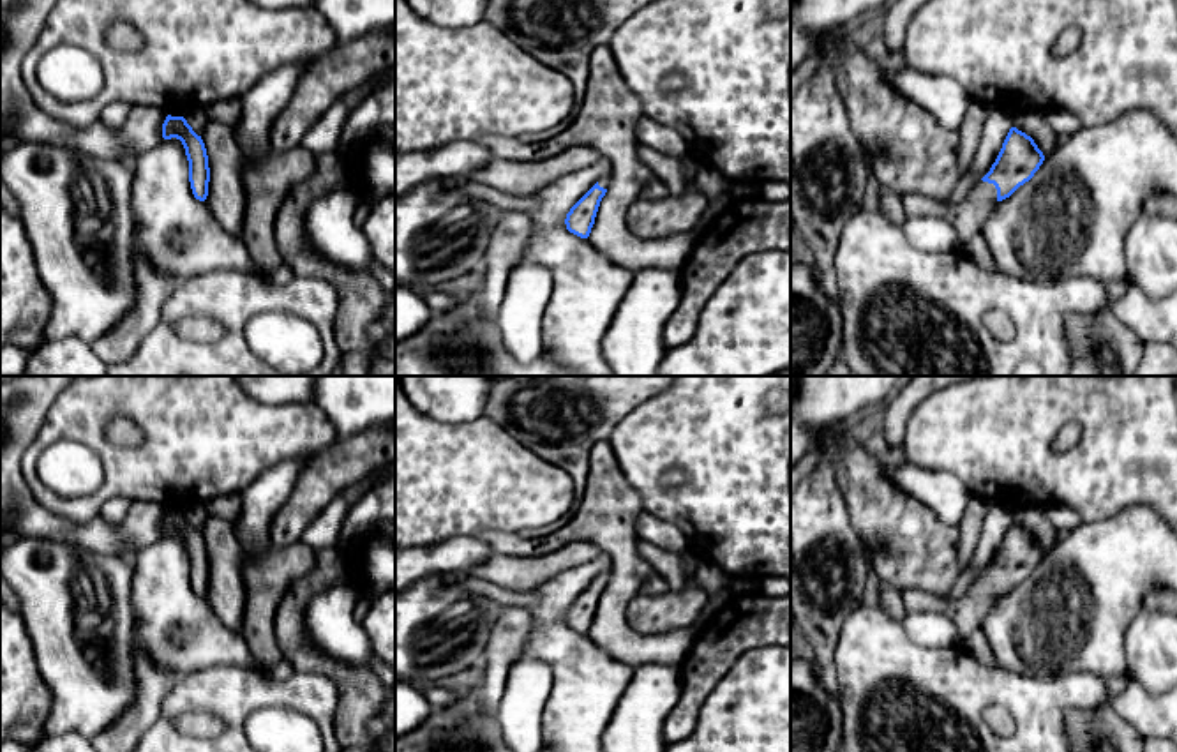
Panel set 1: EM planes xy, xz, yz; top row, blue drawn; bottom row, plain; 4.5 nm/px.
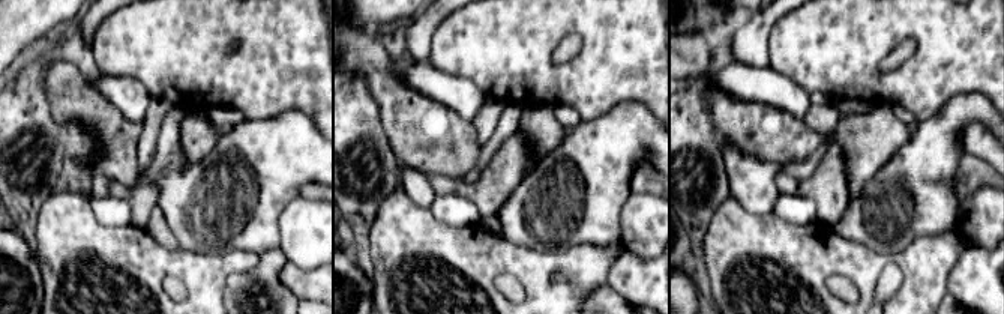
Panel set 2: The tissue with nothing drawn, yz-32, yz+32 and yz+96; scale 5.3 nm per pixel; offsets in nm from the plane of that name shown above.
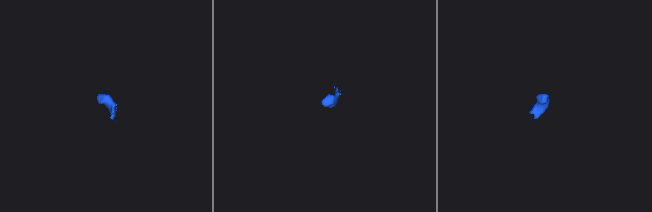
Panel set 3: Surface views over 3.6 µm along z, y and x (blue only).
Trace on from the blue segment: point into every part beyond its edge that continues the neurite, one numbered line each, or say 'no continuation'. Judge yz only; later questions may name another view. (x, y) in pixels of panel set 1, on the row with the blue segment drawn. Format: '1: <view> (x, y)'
1: yz (967, 218)

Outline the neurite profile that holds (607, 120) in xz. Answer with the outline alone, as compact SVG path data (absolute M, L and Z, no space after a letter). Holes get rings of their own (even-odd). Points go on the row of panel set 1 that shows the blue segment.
M603 44L589 56L589 79L581 109L563 132L540 143L494 134L480 136L475 143L487 147L492 157L508 161L544 161L574 147L589 147L609 157L611 180L588 240L626 270L679 272L697 245L697 231L649 240L633 235L626 224L628 208L655 178L639 159L637 124L642 117L639 97L625 85L611 46Z

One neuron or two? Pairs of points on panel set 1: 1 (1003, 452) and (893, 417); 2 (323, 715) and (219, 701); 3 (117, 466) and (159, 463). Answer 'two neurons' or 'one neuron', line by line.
1: two neurons
2: one neuron
3: one neuron

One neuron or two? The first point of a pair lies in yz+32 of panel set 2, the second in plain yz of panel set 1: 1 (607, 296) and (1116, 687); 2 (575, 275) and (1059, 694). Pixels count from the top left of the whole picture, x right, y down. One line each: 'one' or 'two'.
1: one
2: one

